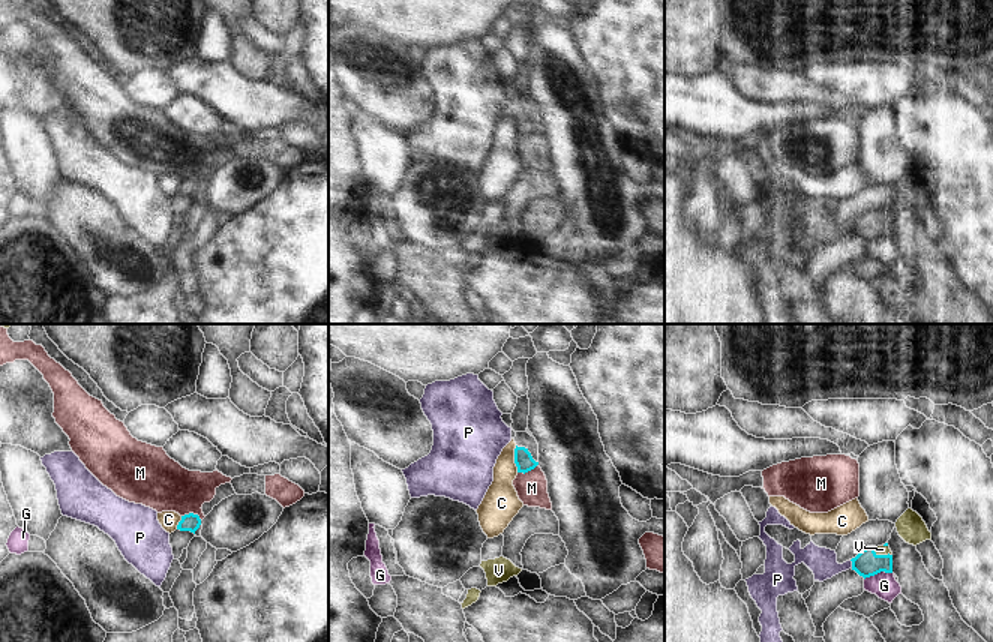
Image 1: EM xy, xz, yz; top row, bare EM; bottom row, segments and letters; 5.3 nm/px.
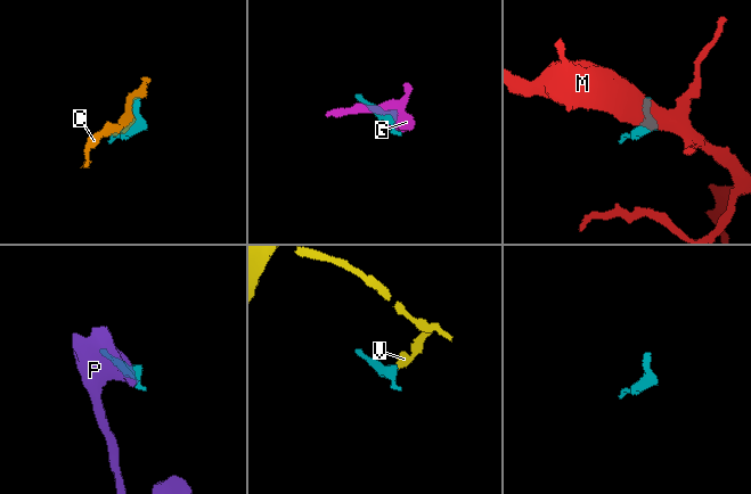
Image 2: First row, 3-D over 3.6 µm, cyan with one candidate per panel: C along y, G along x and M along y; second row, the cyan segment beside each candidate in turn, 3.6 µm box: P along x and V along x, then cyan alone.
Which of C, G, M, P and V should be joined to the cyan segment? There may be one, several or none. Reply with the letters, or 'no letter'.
V

